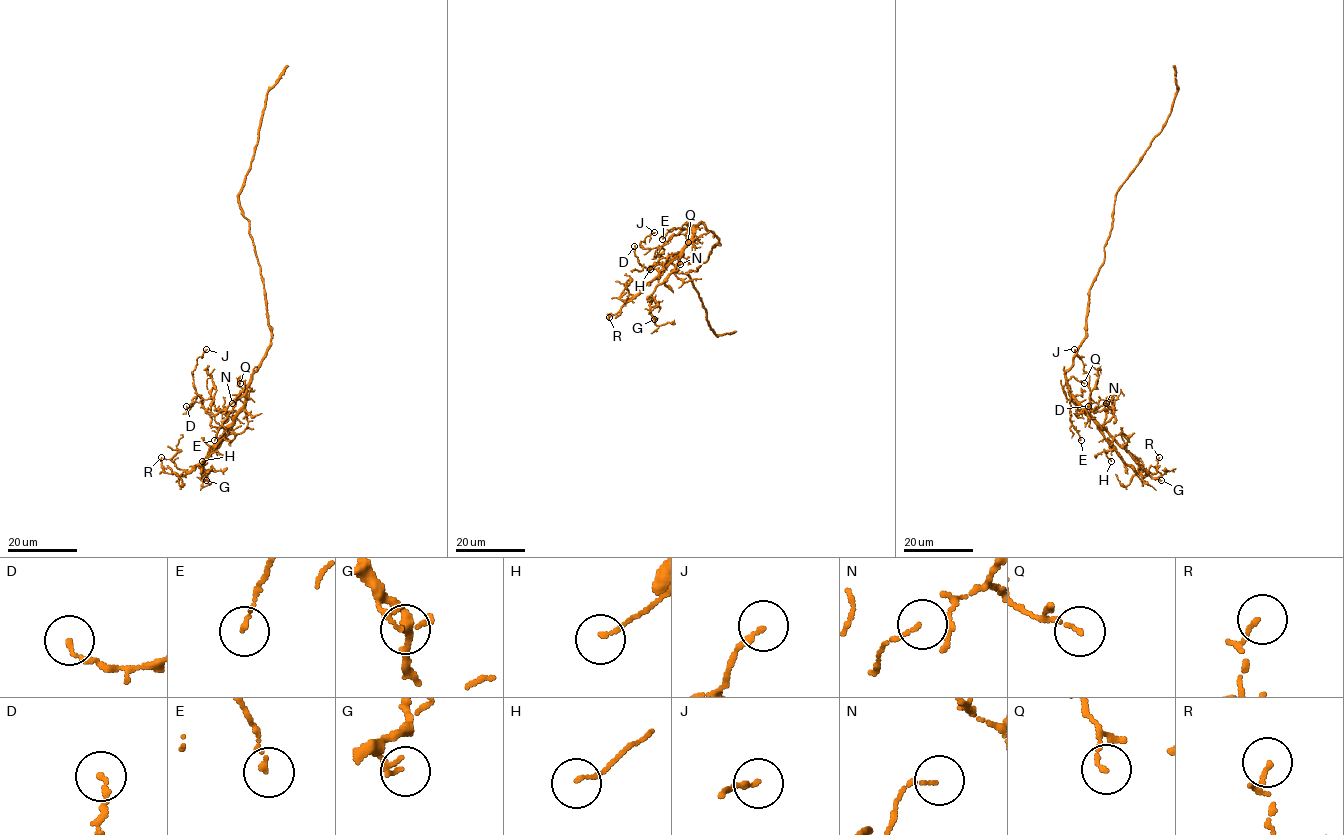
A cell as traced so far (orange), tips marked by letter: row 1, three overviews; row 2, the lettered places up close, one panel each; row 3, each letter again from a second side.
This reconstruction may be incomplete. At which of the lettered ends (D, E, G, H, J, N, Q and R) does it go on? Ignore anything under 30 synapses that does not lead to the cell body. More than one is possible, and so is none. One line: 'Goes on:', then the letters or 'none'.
Goes on: none

